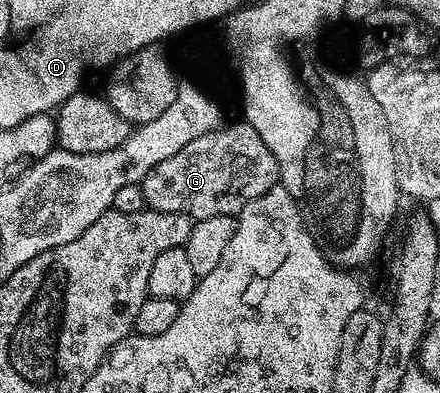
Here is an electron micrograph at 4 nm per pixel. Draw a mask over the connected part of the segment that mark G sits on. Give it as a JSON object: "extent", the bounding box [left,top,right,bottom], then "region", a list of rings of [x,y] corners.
{"extent":[140,120,281,220],"region":[[[238,120],[230,126],[228,123],[222,125],[220,130],[212,130],[199,136],[199,140],[191,140],[191,144],[183,144],[183,148],[175,152],[175,156],[167,156],[167,160],[155,164],[155,168],[151,168],[140,185],[148,209],[188,214],[196,220],[220,214],[236,215],[242,206],[278,185],[280,176],[281,169],[277,166],[275,156],[267,148],[267,144],[263,144],[259,132],[255,132],[255,128],[251,128],[248,122]]]}

